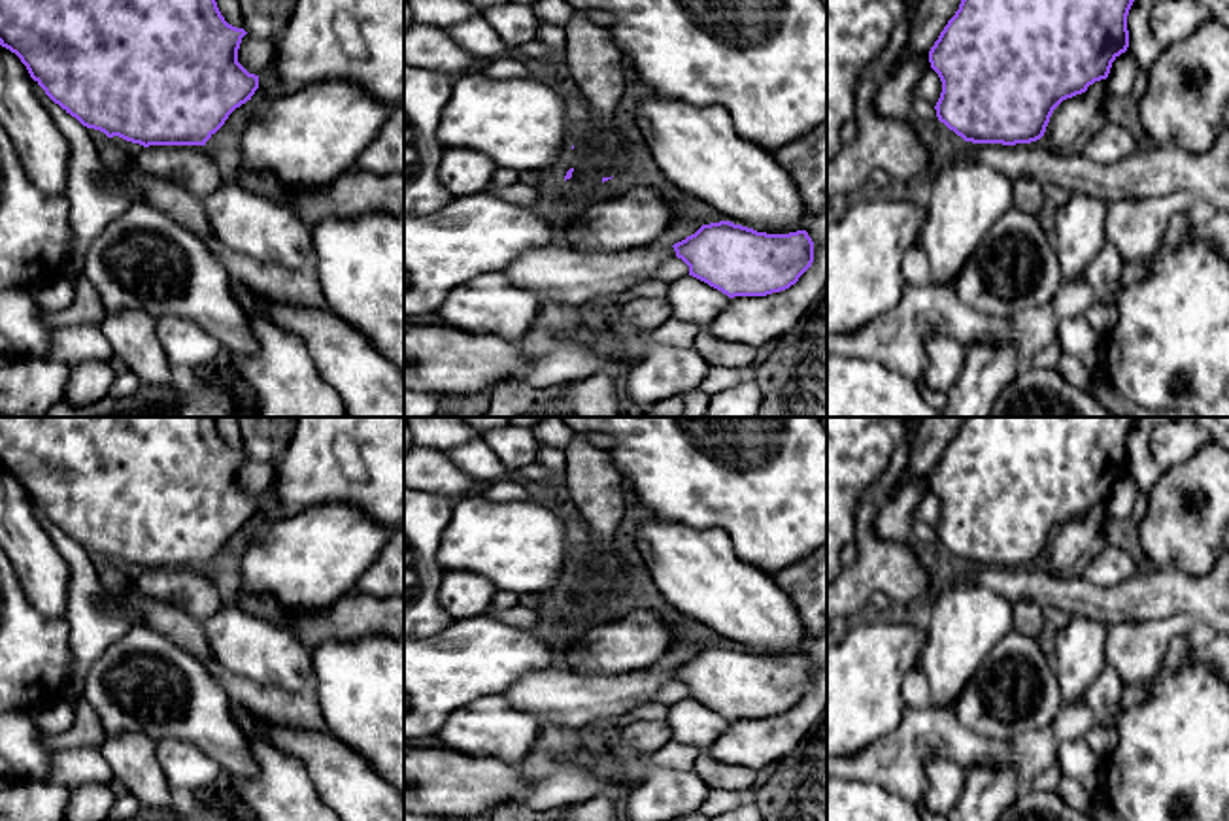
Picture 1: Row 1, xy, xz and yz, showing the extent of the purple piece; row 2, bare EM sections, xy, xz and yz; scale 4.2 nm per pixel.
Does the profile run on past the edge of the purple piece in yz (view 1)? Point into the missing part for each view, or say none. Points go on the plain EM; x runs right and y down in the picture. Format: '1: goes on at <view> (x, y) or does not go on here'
1: does not go on here

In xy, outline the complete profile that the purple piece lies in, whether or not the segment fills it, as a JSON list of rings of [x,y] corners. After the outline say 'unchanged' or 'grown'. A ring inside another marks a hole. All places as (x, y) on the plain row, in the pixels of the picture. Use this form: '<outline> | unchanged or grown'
[[[0,417],[0,468],[15,476],[45,517],[87,551],[100,553],[108,561],[119,559],[143,570],[206,568],[228,538],[251,523],[259,511],[259,498],[249,496],[238,485],[238,472],[247,455],[225,444],[215,421],[217,417]]] | unchanged

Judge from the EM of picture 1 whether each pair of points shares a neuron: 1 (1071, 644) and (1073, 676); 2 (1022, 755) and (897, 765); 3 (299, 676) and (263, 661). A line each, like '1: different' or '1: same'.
1: same
2: same
3: same

